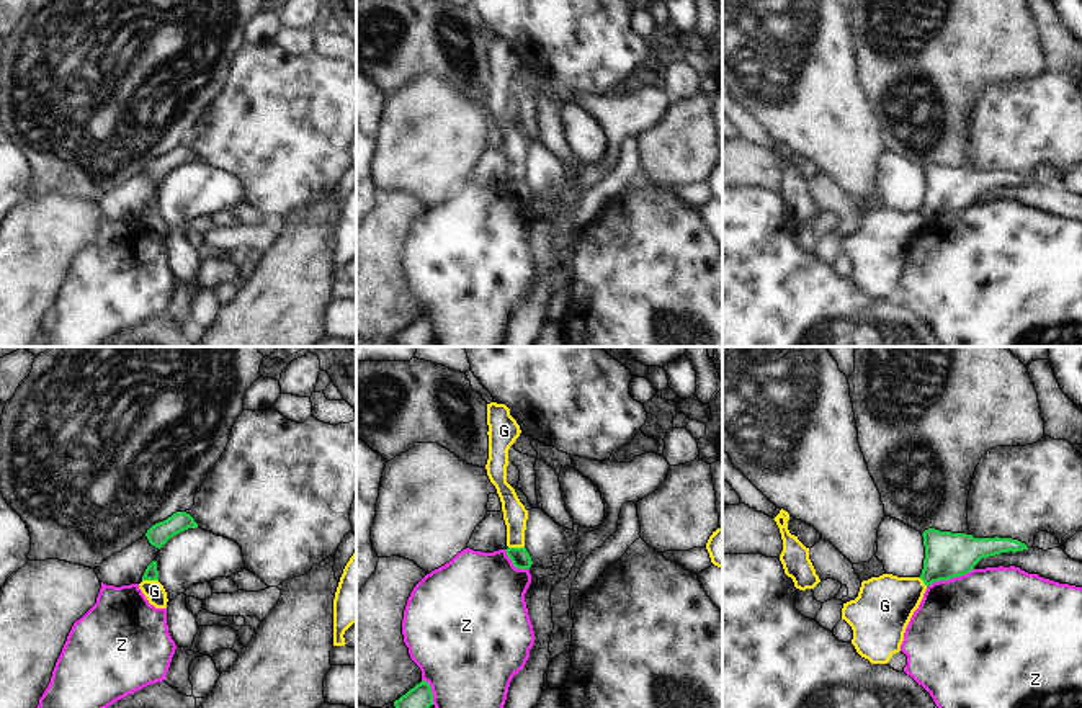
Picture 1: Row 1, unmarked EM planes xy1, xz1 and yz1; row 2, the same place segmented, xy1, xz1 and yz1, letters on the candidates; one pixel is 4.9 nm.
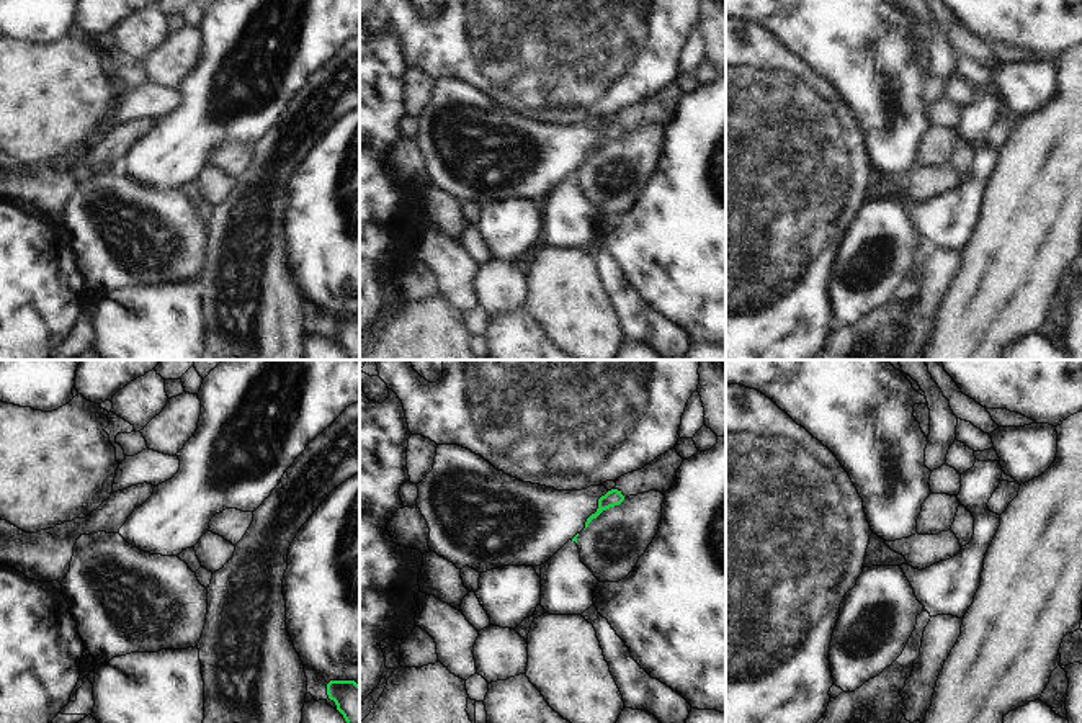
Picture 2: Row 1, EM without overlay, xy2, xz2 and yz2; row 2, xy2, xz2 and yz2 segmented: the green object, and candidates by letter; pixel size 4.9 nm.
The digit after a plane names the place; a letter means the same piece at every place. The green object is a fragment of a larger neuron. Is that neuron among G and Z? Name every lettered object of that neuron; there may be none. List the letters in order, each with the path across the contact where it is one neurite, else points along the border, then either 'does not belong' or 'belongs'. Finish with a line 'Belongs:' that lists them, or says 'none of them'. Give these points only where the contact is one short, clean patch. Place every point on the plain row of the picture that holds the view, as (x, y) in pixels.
G: border xy1 (143, 213), (157, 215); does not belong
Z: does not belong
Belongs: none of them

